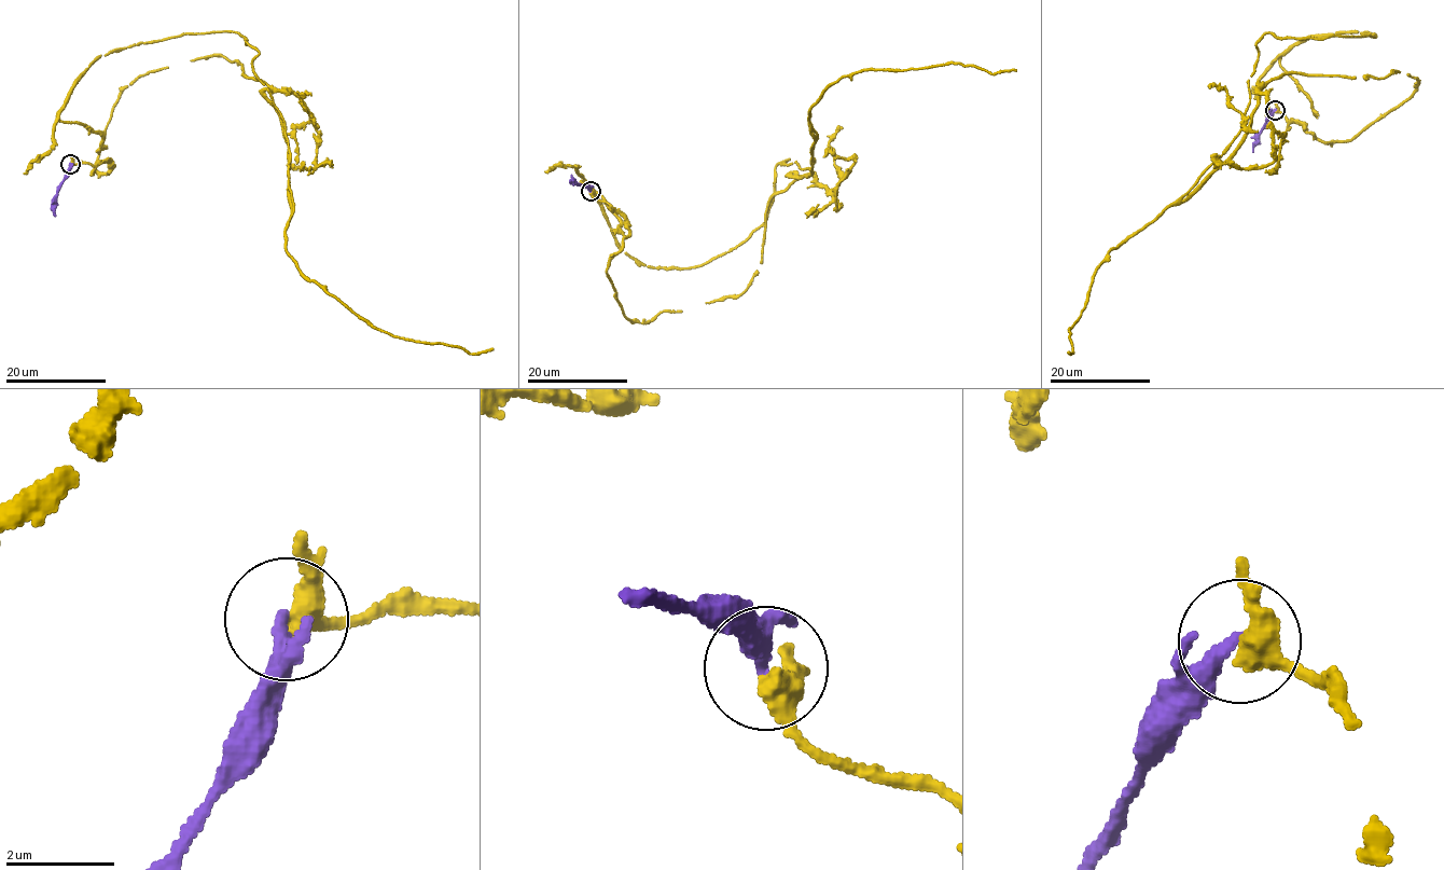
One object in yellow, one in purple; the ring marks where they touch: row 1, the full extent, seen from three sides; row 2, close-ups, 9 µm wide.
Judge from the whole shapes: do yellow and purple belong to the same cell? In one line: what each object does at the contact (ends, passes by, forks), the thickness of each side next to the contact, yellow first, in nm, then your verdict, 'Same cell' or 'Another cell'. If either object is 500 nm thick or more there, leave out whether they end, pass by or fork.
At the ring yellow passes by. At the ring purple ends. Thickness 400 nm (yellow) against 280 nm. Another cell

